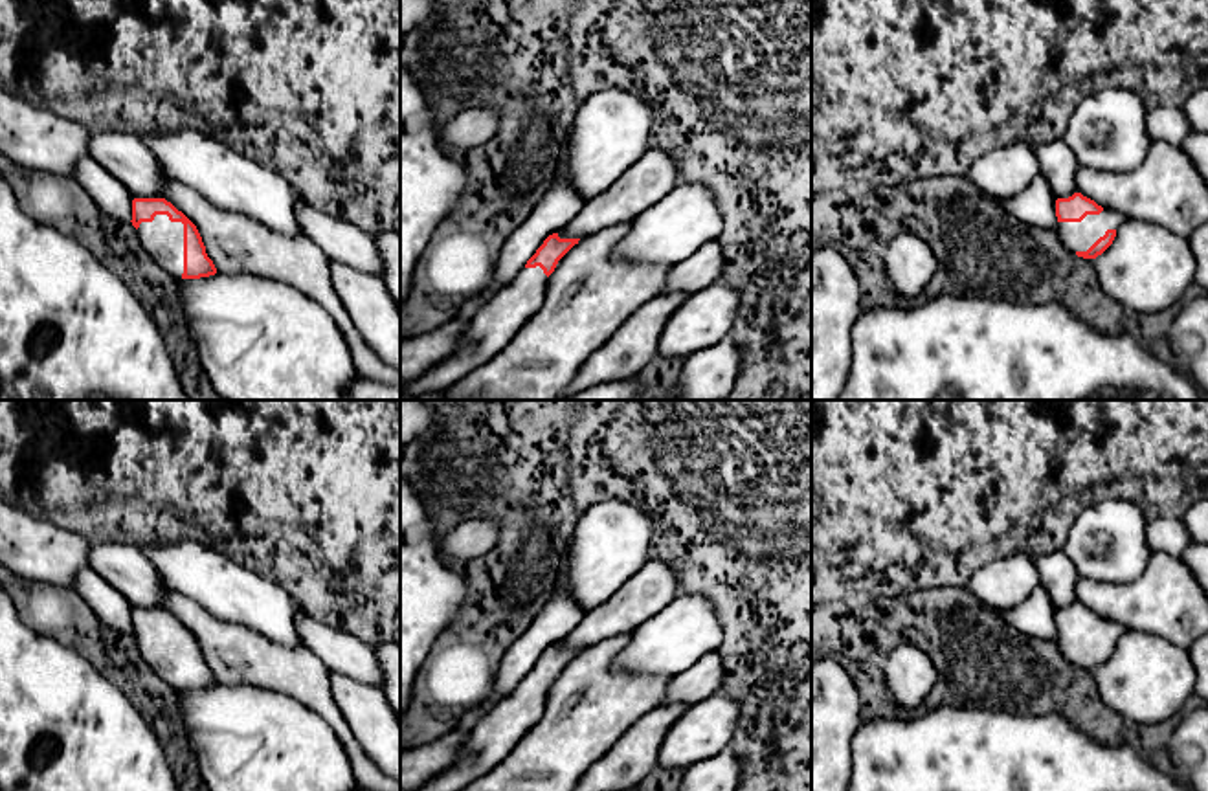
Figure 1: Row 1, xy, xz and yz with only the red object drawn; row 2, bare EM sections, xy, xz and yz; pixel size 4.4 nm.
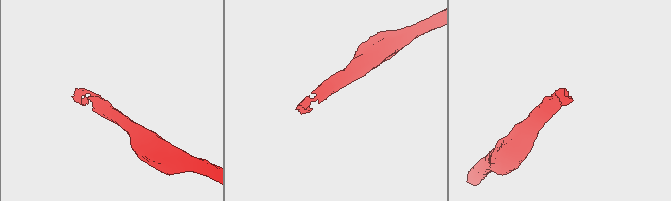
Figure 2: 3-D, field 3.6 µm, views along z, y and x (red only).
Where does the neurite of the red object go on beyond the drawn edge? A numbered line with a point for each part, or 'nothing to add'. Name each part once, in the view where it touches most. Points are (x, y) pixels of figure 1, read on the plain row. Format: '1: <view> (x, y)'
1: xy (162, 650)

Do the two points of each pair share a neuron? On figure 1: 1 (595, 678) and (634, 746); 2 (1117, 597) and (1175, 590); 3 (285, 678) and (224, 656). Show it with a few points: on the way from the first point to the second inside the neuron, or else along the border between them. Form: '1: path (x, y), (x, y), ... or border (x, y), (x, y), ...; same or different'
1: border (661, 705), (645, 713), (597, 762); different
2: path (1131, 597), (1161, 597); same
3: path (270, 665), (239, 656); same

